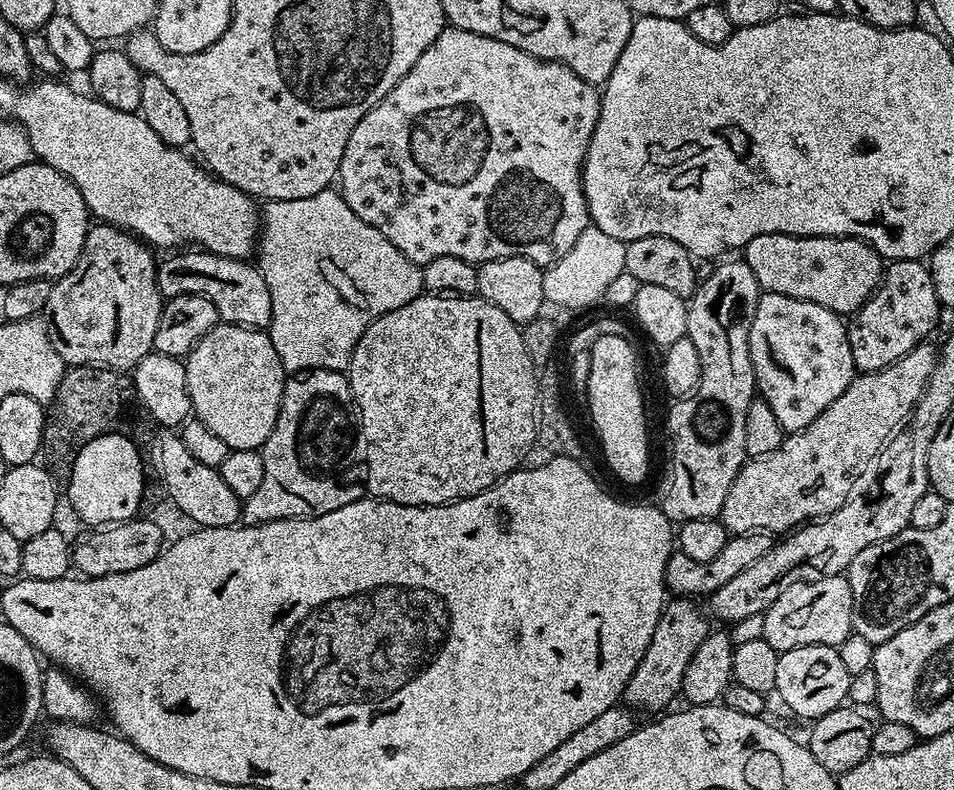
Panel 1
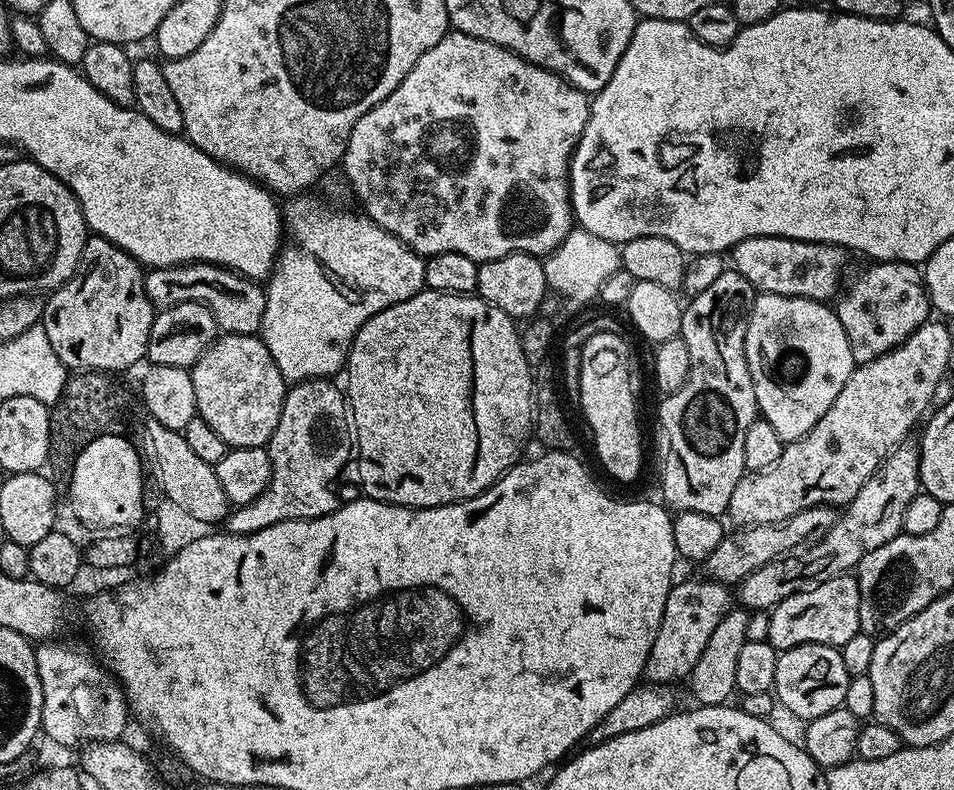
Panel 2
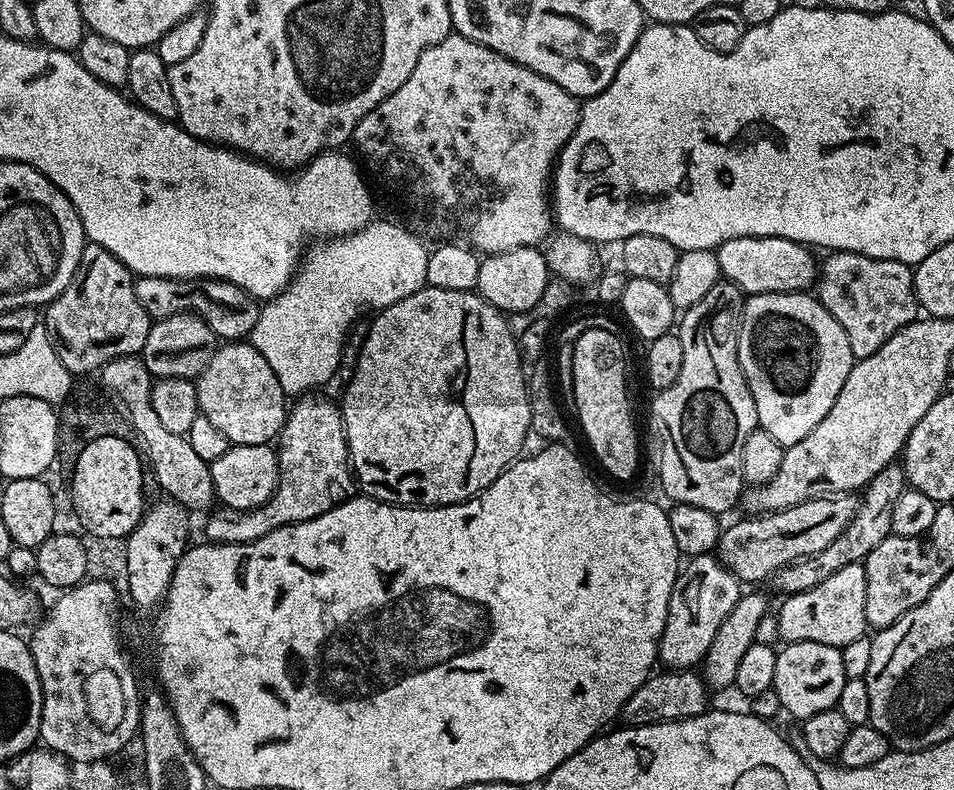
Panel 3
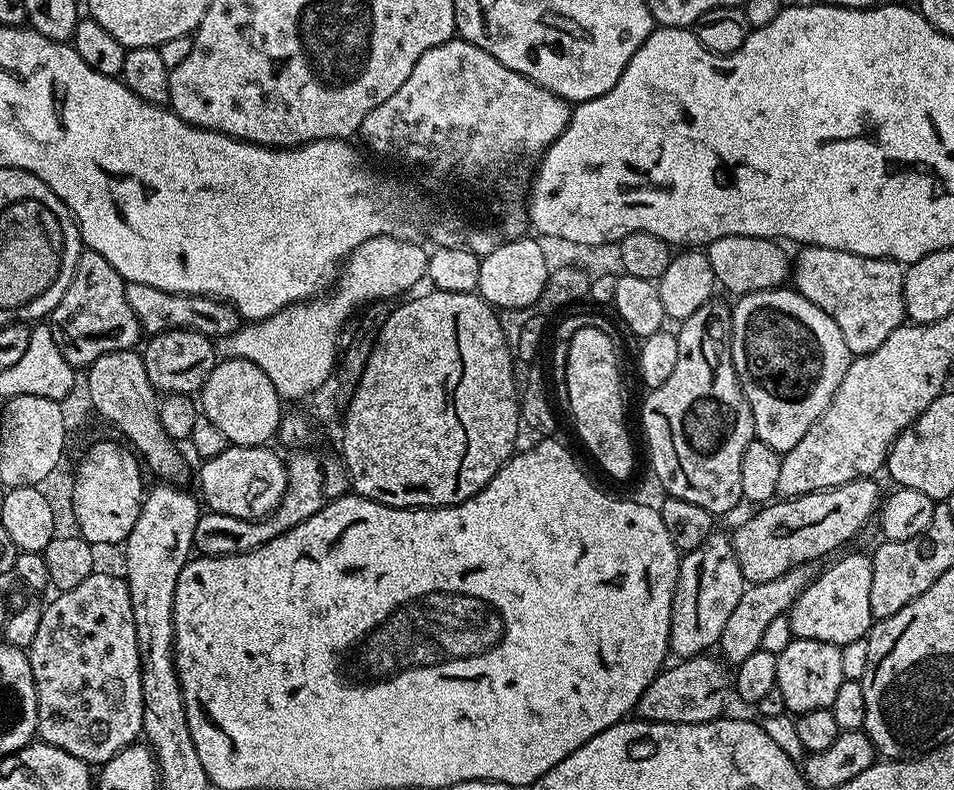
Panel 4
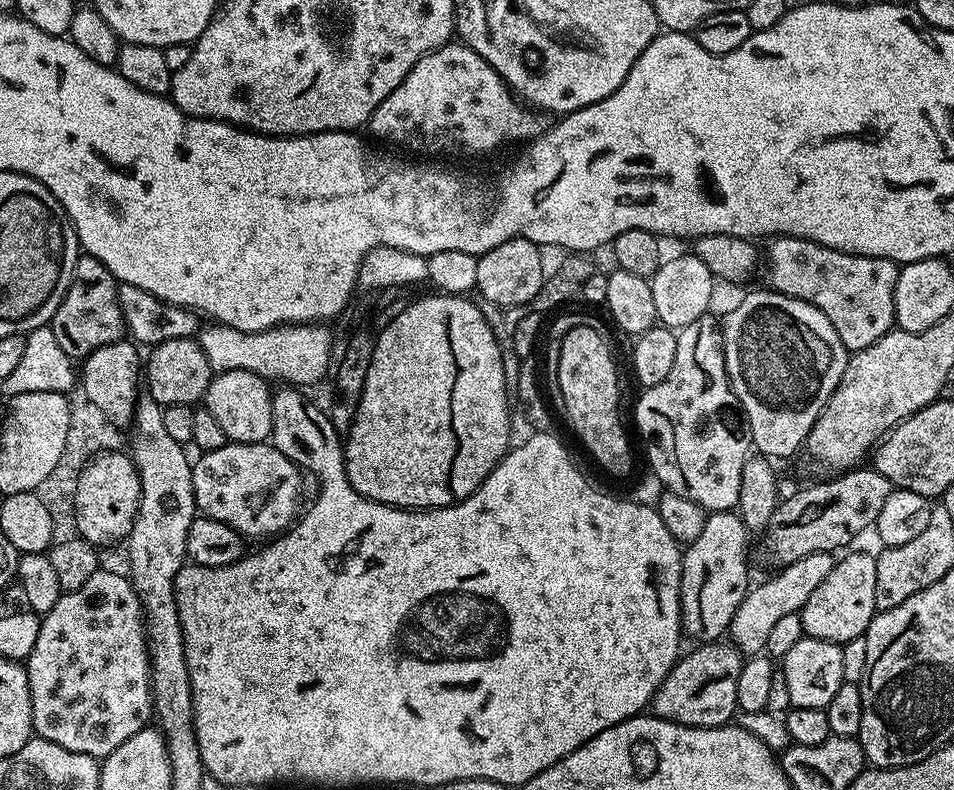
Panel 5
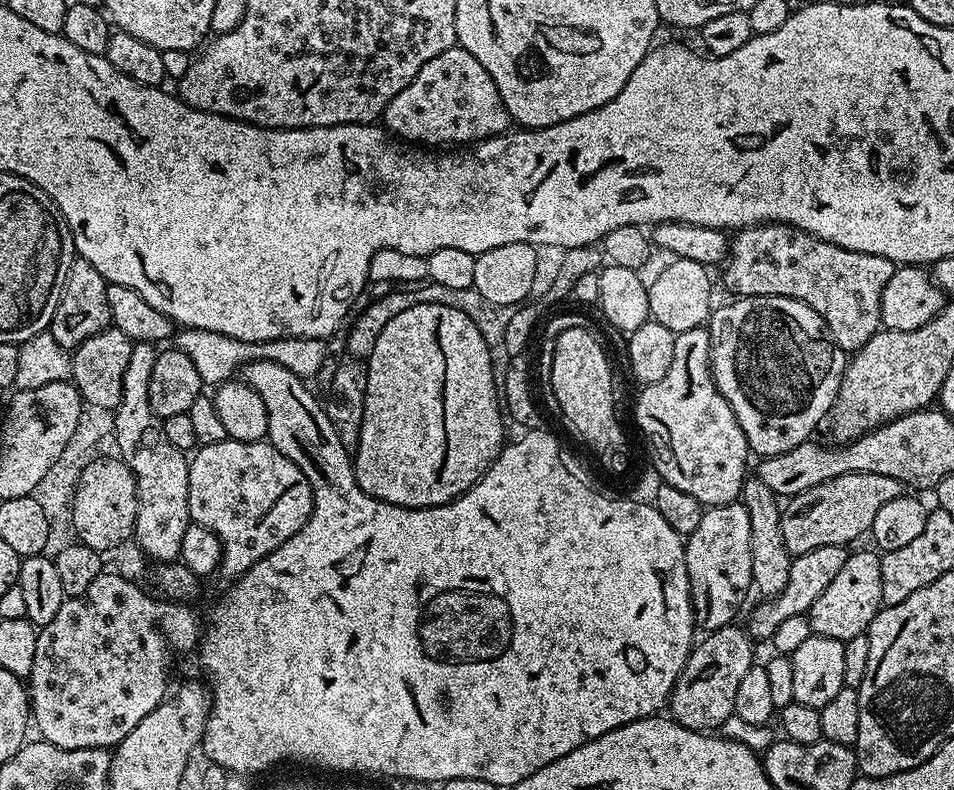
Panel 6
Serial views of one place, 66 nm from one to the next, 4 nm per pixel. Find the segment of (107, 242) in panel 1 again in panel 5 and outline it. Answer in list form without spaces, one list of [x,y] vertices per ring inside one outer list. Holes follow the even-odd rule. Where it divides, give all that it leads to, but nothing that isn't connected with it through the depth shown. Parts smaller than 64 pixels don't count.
[[[87,254],[77,255],[70,286],[50,321],[50,330],[54,338],[58,338],[58,346],[62,346],[73,361],[83,361],[85,356],[98,350],[98,346],[106,346],[125,335],[117,287],[116,277],[106,270],[106,266],[102,266],[102,262],[98,262],[98,258]]]

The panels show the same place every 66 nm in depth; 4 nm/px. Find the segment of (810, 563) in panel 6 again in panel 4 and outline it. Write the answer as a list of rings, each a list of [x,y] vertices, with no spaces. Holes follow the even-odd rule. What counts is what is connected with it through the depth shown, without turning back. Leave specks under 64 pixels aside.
[[[799,564],[798,567],[770,582],[748,584],[745,587],[742,598],[738,598],[738,606],[734,606],[730,619],[726,621],[726,630],[722,630],[722,638],[718,645],[719,655],[729,665],[735,666],[746,662],[750,654],[761,651],[762,633],[766,630],[767,624],[774,618],[785,615],[794,601],[807,590],[814,579],[812,570],[814,570],[812,564]]]

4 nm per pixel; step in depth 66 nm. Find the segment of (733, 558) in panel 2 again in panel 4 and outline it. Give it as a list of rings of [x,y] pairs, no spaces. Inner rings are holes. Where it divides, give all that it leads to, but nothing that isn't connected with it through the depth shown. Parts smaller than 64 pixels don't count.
[[[872,478],[846,482],[842,486],[823,488],[810,494],[802,494],[791,498],[780,498],[775,502],[769,502],[757,507],[756,512],[749,520],[744,520],[736,529],[731,529],[730,539],[732,549],[738,558],[738,566],[742,570],[745,581],[748,584],[761,584],[770,582],[782,574],[786,574],[799,564],[812,564],[831,552],[839,553],[843,544],[848,544],[855,538],[856,534],[863,528],[868,518],[877,511],[882,500],[880,488],[877,481]]]

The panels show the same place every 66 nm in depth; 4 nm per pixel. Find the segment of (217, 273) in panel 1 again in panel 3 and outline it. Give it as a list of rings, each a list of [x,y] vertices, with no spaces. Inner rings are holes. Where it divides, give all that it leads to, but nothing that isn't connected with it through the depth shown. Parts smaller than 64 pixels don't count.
[[[135,277],[138,302],[153,321],[165,320],[179,312],[200,316],[224,342],[240,342],[251,337],[254,322],[258,322],[261,305],[250,294],[225,280],[175,280],[174,278]]]

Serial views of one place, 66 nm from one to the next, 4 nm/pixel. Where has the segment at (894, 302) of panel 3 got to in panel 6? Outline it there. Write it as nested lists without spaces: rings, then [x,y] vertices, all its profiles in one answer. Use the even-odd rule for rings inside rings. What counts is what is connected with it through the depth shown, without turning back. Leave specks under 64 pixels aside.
[[[778,223],[755,224],[752,228],[739,229],[731,237],[728,255],[722,265],[724,284],[733,292],[733,297],[781,296],[810,306],[810,310],[824,319],[828,335],[846,354],[855,354],[870,342],[870,338],[874,338],[876,332],[881,331],[882,290],[886,290],[886,282],[890,282],[896,270],[897,265],[881,256],[846,250],[842,246],[822,242],[817,236],[789,224]]]

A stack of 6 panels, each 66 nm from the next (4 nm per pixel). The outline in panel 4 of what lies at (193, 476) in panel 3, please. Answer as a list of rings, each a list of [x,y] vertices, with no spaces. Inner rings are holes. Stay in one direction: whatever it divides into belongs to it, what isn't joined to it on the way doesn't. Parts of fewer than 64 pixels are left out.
[[[130,348],[102,354],[93,364],[88,365],[86,371],[96,407],[105,416],[112,417],[143,448],[143,467],[160,476],[156,478],[161,481],[180,482],[188,472],[188,464],[180,453],[181,445],[172,440],[166,430],[162,430],[158,393],[146,374],[143,355]]]

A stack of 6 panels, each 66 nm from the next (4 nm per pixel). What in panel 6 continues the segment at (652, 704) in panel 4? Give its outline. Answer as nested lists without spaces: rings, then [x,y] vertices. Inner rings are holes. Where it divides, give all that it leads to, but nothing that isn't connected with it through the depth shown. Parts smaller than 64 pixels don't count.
[[[735,623],[726,625],[725,628],[714,628],[707,633],[708,636],[704,641],[701,639],[699,643],[693,647],[692,652],[688,655],[686,666],[682,670],[682,674],[676,679],[676,685],[672,687],[670,697],[671,719],[676,723],[686,726],[695,732],[711,733],[719,724],[724,724],[734,716],[734,697],[738,695],[738,685],[742,682],[742,678],[746,675],[746,670],[750,670],[754,663],[752,657],[752,647],[754,641],[743,627],[736,628]]]

